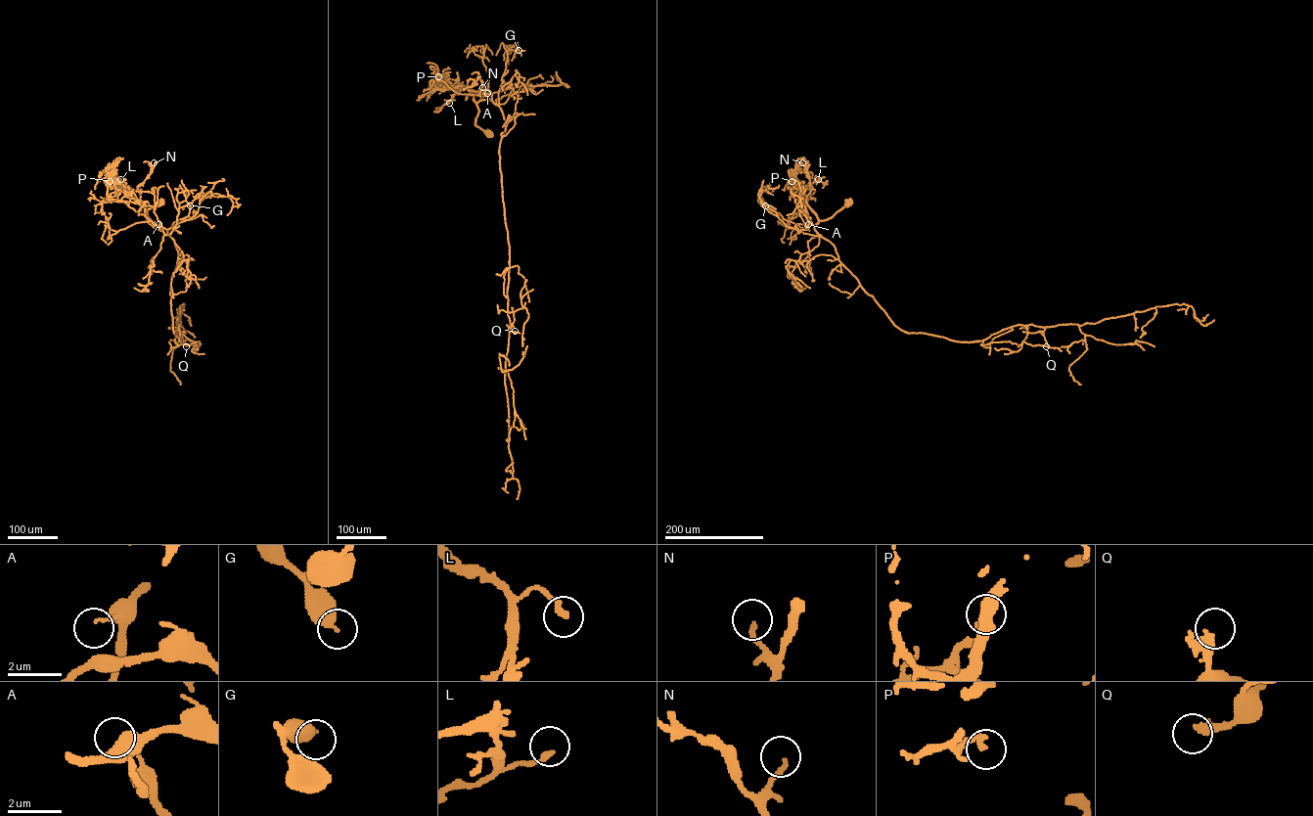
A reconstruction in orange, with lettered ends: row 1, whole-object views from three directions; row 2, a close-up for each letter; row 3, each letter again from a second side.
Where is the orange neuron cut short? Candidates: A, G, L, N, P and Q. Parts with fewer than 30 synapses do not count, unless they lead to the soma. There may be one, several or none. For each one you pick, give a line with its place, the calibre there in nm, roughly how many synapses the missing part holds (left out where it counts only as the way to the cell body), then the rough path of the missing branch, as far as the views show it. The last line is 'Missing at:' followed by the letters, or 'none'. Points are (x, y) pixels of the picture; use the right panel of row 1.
Missing at: none

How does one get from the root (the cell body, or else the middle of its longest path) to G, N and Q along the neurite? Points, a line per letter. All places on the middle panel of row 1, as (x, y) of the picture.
G: (489, 134), (475, 124), (476, 104), (489, 100), (498, 105), (508, 49), (515, 45), (519, 50)
N: (489, 134), (475, 124), (478, 108), (474, 92), (470, 90), (466, 97), (478, 93), (482, 87)
Q: (489, 134), (475, 124), (480, 100), (496, 104), (507, 121), (499, 155), (509, 248), (508, 330), (515, 331)

